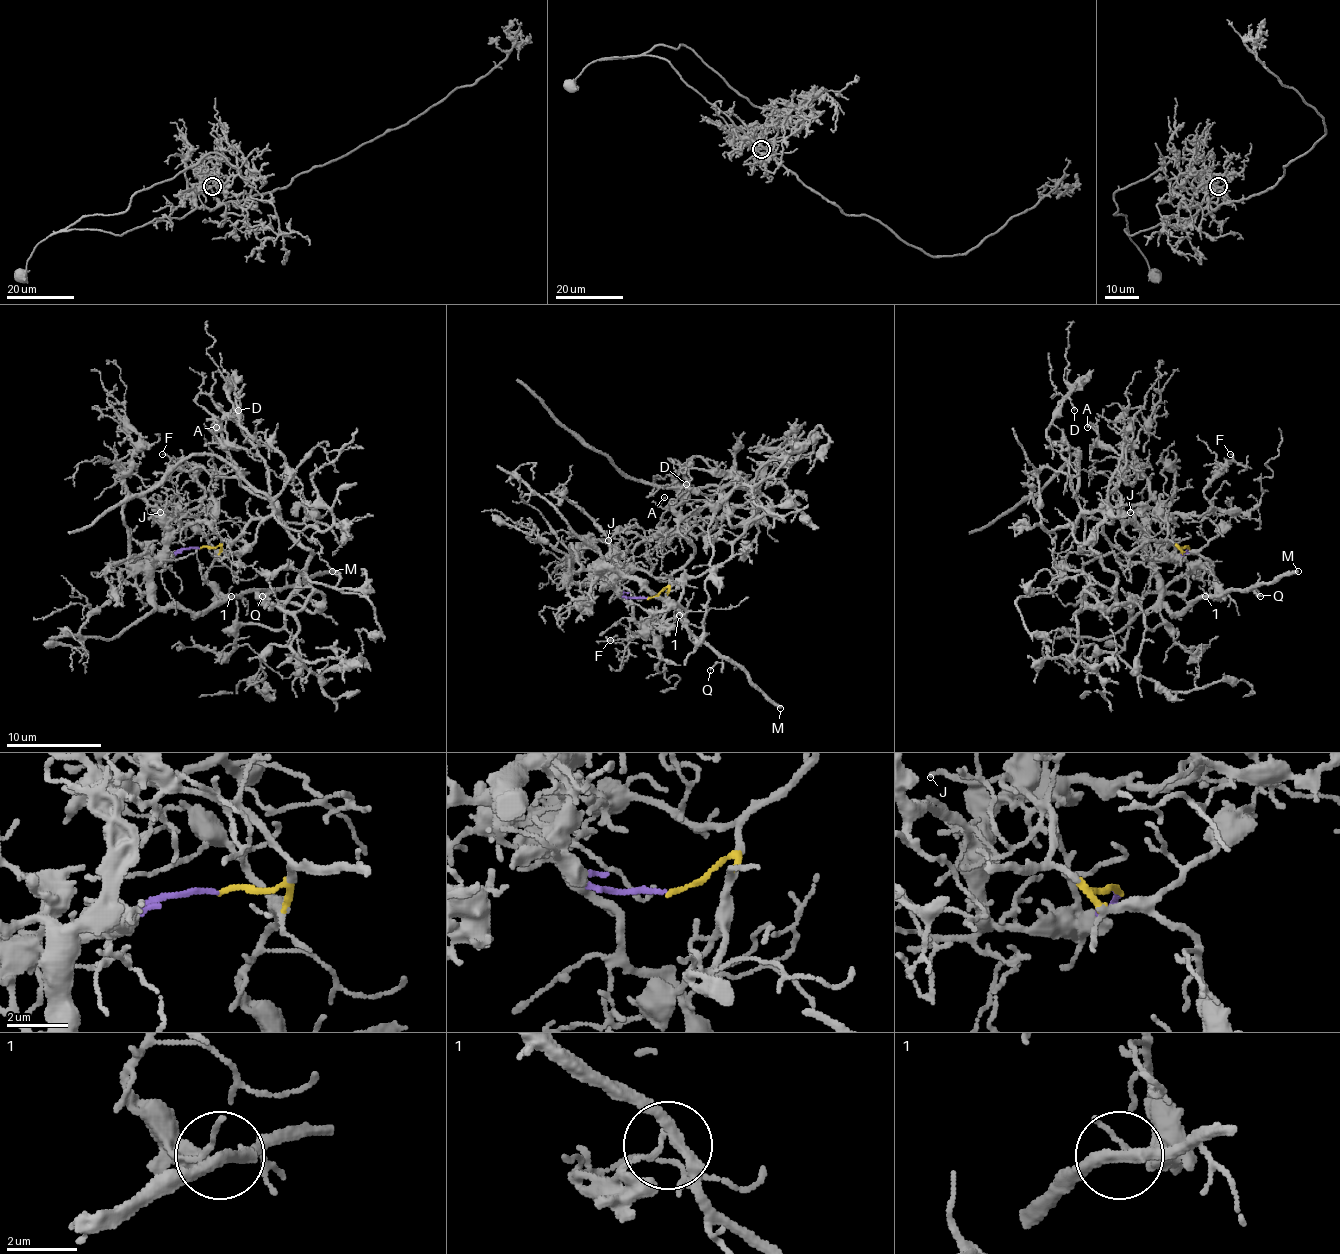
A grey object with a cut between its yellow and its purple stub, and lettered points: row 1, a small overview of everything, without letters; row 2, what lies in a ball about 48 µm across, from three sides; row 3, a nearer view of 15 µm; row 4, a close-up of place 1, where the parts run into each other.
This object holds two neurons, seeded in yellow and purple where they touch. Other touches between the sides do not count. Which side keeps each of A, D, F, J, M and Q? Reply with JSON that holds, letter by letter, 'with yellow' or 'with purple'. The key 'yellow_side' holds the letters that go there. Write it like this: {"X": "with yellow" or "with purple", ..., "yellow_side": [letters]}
{"A": "with yellow", "D": "with yellow", "F": "with purple", "J": "with purple", "M": "with purple", "Q": "with purple", "yellow_side": ["A", "D"]}

